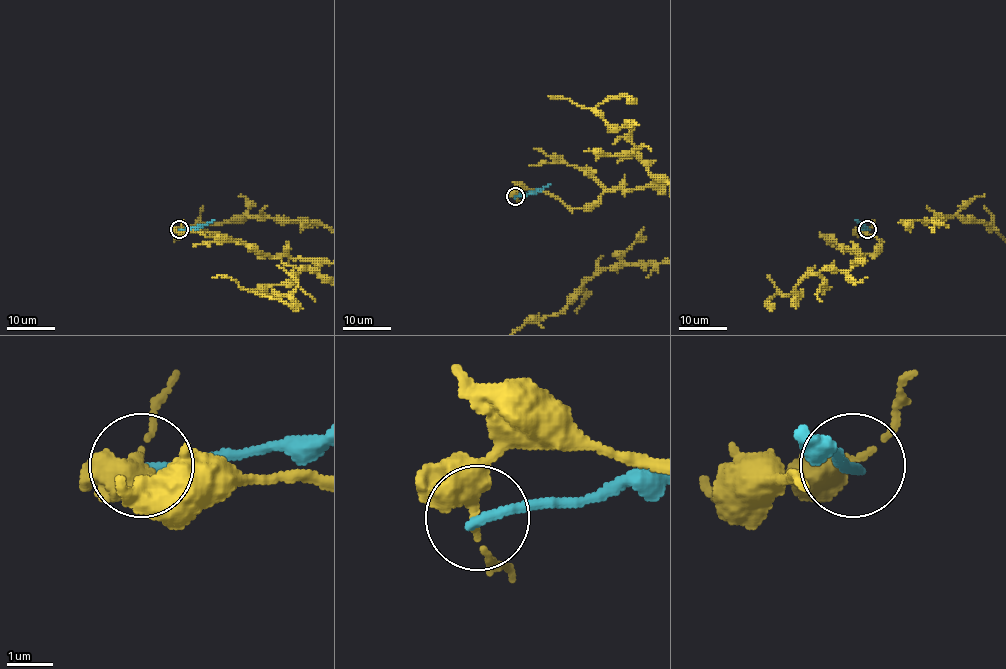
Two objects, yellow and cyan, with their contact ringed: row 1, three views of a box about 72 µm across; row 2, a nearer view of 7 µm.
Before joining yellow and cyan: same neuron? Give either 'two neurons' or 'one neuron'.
two neurons

